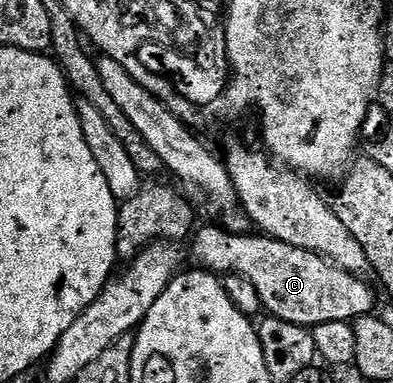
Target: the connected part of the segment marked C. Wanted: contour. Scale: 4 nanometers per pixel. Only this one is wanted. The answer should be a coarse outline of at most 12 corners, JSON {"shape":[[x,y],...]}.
{"shape":[[192,232],[193,259],[251,281],[291,327],[370,314],[373,291],[264,233]]}

